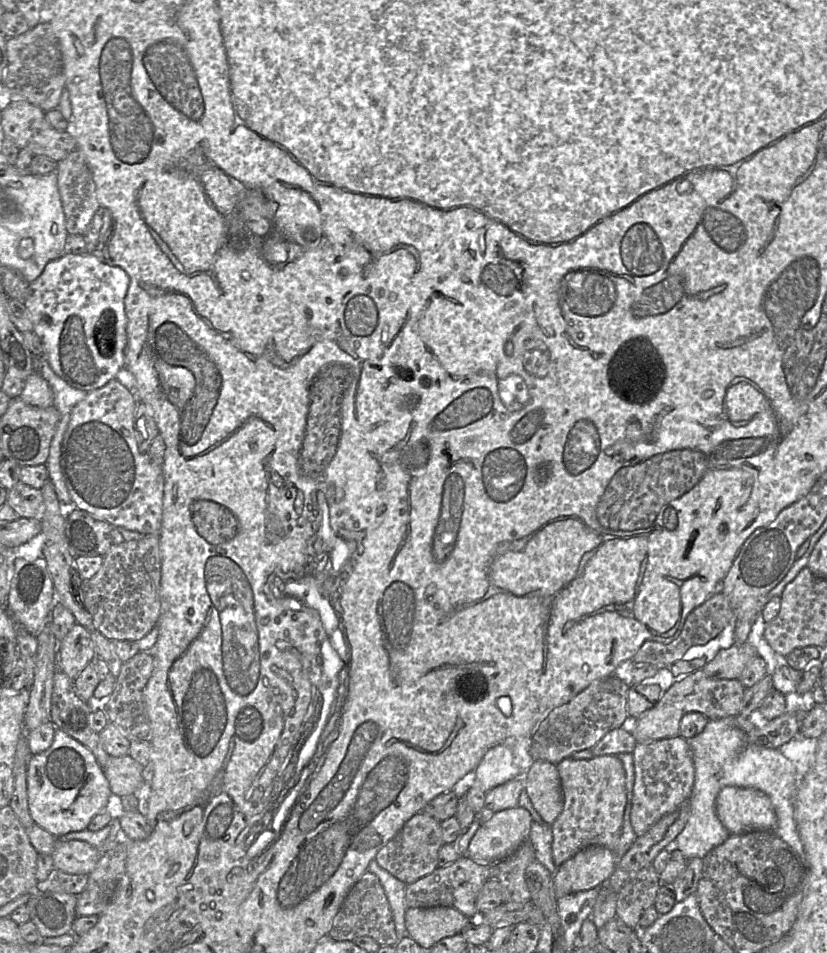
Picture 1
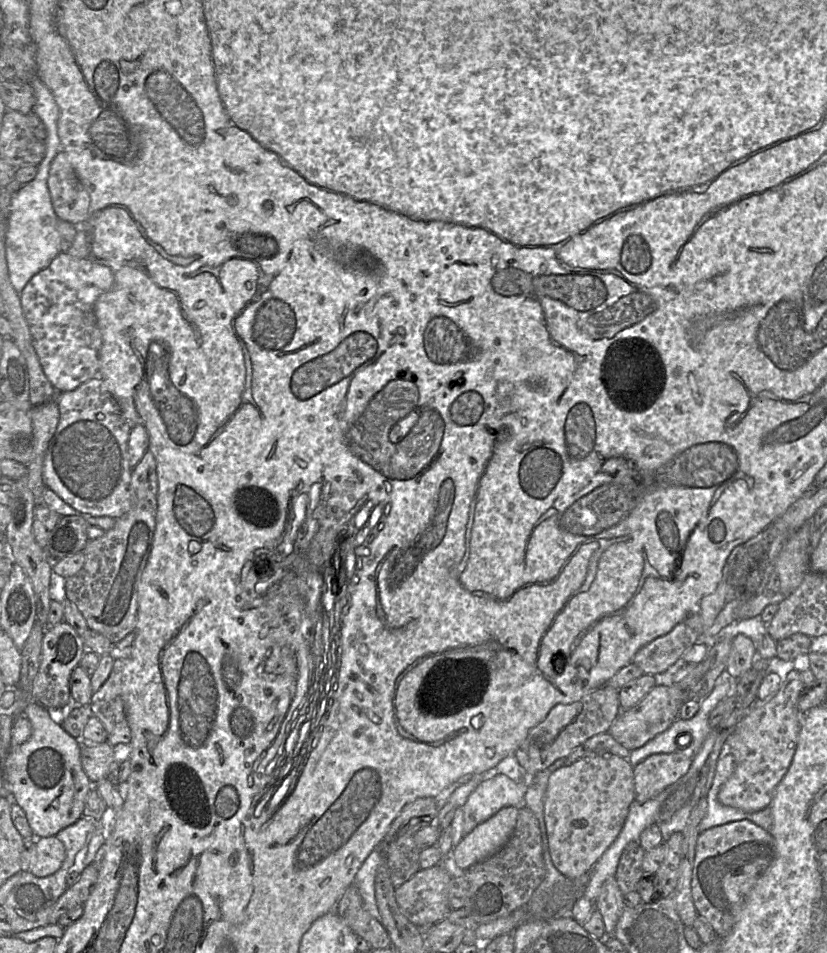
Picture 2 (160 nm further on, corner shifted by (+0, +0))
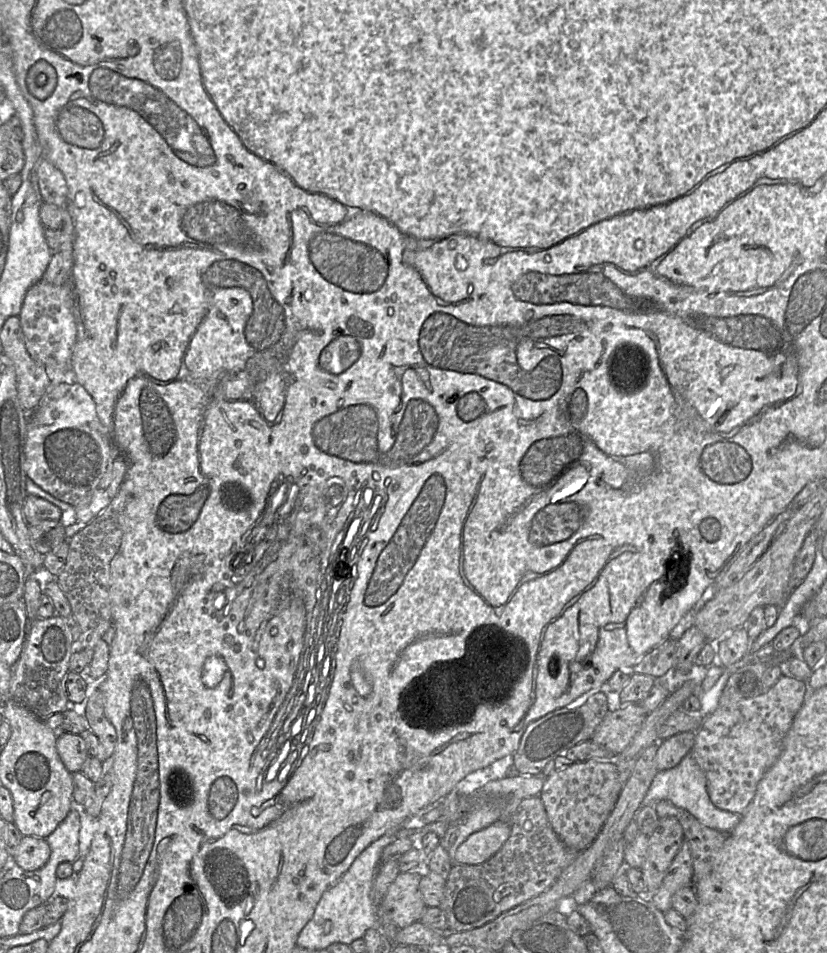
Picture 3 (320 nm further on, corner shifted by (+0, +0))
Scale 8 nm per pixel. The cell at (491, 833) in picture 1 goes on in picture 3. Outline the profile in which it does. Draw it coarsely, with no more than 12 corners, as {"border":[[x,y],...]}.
{"border":[[497,820],[471,834],[457,849],[454,864],[490,859],[511,833]]}

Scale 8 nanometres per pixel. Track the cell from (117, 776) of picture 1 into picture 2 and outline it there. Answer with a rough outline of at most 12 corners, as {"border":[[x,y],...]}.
{"border":[[81,745],[82,767],[93,784],[108,778],[113,747]]}

